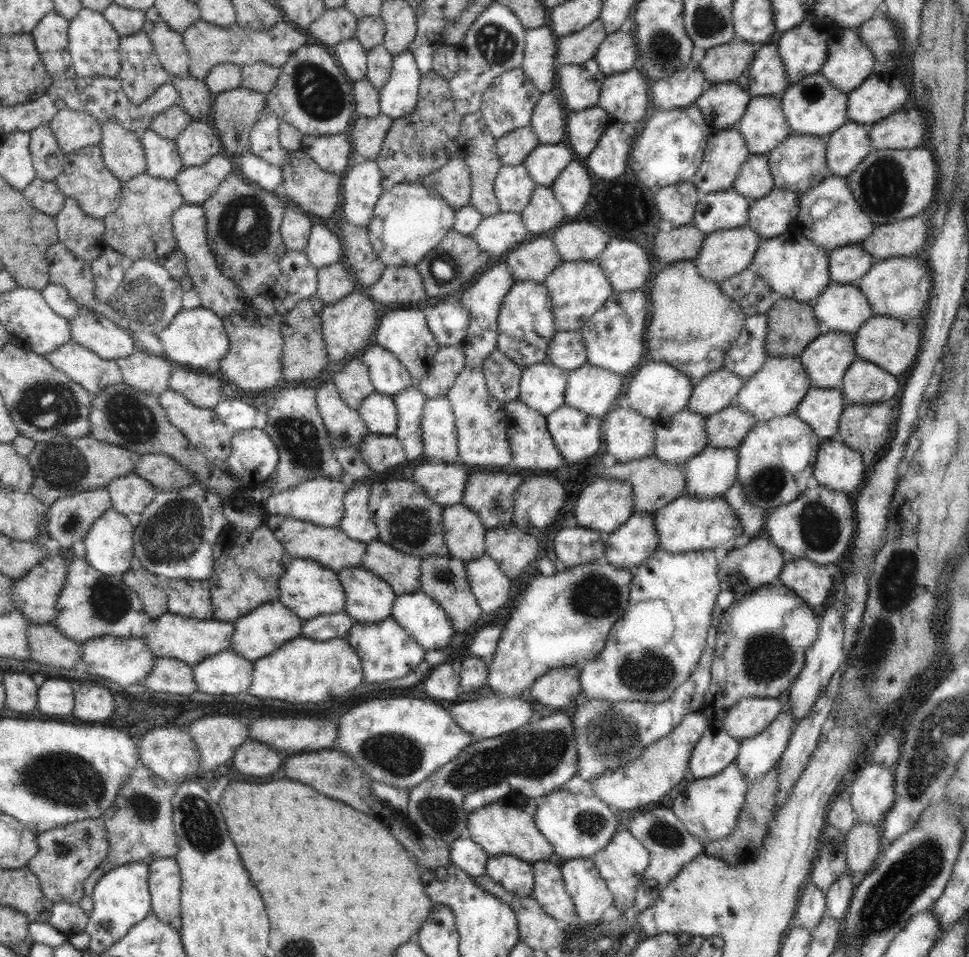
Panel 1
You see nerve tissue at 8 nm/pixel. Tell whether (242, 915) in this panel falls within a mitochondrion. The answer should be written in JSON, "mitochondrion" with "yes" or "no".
{"mitochondrion":"no"}

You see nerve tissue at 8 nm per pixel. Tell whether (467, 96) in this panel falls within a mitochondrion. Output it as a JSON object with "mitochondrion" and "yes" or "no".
{"mitochondrion":"no"}

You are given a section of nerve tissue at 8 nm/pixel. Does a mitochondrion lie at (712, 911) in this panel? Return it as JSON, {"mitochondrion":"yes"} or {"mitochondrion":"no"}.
{"mitochondrion":"no"}

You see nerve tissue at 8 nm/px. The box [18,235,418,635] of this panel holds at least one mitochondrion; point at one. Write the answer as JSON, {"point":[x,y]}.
{"point":[172,533]}

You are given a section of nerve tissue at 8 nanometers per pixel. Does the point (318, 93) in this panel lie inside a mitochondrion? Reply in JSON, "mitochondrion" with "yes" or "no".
{"mitochondrion":"yes"}

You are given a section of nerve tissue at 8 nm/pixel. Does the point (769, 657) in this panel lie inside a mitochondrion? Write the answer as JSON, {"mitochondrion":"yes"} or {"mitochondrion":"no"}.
{"mitochondrion":"yes"}

